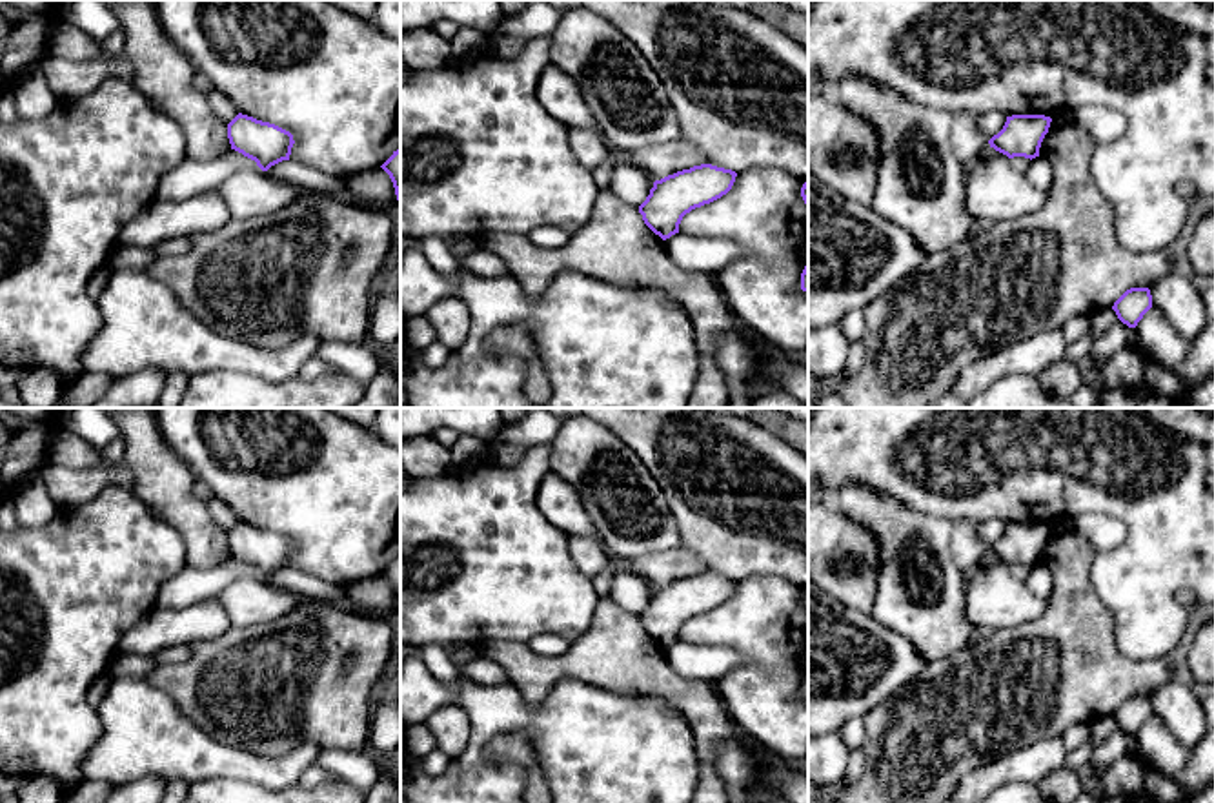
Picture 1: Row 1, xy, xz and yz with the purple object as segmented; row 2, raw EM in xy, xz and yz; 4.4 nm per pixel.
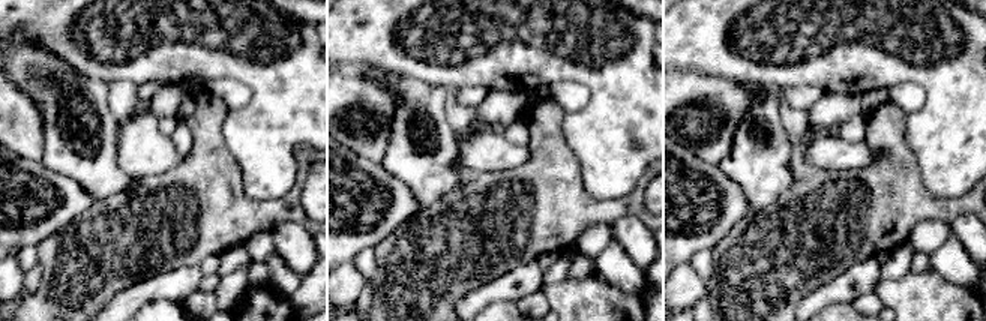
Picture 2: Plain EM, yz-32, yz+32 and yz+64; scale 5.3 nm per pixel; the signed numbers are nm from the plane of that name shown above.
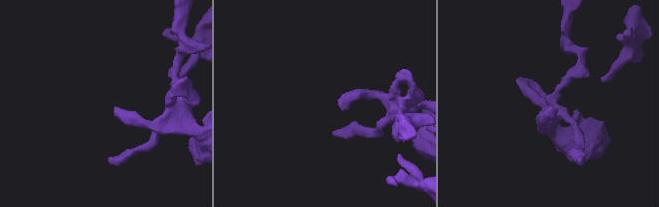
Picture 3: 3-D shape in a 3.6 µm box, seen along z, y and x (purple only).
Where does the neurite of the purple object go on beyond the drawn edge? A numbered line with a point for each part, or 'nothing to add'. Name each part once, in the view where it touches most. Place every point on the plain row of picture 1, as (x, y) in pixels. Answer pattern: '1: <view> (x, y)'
nothing to add

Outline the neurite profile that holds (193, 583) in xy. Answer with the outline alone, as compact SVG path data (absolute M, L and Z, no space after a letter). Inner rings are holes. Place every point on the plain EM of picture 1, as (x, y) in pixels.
M231 557L215 566L186 564L177 575L164 583L157 595L157 606L167 610L186 608L204 599L217 597L229 583L240 577L258 579L255 568Z

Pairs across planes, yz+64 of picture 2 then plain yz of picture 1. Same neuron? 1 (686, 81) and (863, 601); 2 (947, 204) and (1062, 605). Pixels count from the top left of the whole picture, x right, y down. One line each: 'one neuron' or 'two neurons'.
1: one neuron
2: one neuron

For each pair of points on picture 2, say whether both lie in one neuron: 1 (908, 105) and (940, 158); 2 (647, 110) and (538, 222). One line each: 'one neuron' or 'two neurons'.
1: two neurons
2: two neurons

